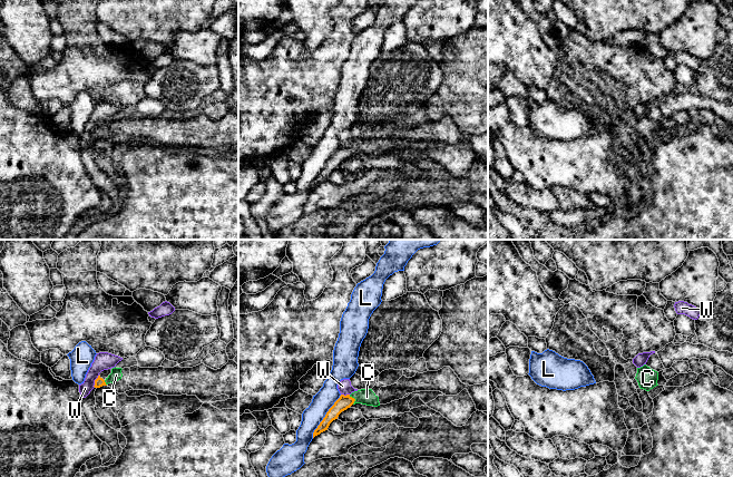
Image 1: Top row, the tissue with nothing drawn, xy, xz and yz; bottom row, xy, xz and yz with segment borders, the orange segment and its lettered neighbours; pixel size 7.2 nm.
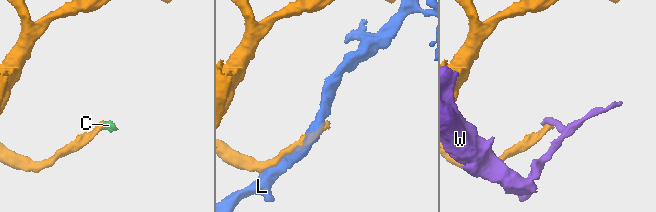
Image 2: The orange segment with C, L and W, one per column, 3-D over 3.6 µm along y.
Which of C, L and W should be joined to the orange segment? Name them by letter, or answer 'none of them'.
C

